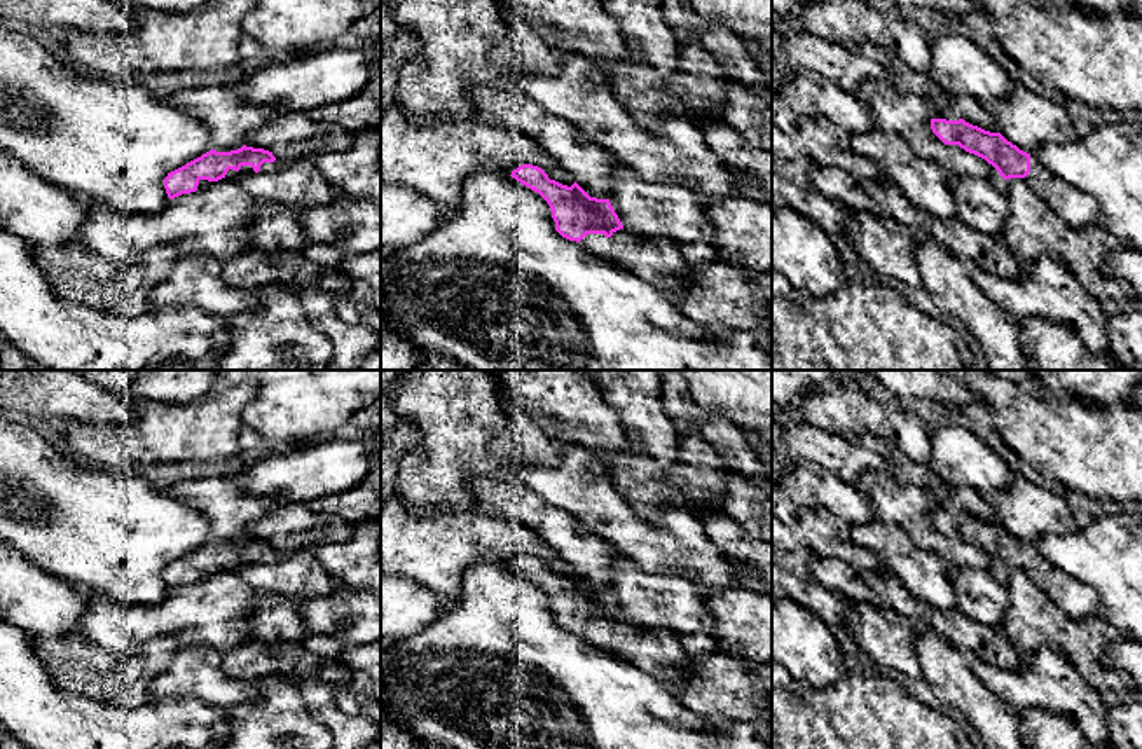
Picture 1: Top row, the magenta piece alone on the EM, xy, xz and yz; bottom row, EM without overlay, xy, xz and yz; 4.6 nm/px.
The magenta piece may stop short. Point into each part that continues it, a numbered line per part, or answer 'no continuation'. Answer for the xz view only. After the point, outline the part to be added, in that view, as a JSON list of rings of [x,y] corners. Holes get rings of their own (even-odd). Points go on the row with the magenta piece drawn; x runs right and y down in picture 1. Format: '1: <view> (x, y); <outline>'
1: xz (659, 262); [[[620,229],[611,237],[604,234],[587,234],[580,244],[592,255],[602,257],[616,267],[634,272],[658,292],[665,293],[672,302],[678,297],[669,295],[674,283],[678,292],[690,281],[690,265],[681,257],[679,246],[669,237],[655,241]]]

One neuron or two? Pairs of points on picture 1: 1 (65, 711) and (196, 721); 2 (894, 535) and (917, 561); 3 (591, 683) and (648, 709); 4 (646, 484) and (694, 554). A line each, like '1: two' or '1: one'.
1: one
2: one
3: one
4: two

